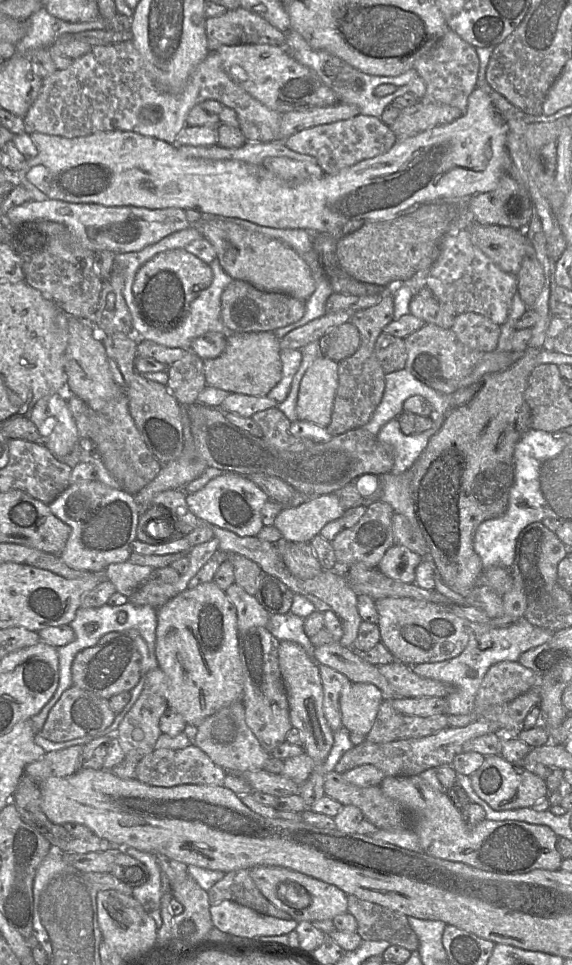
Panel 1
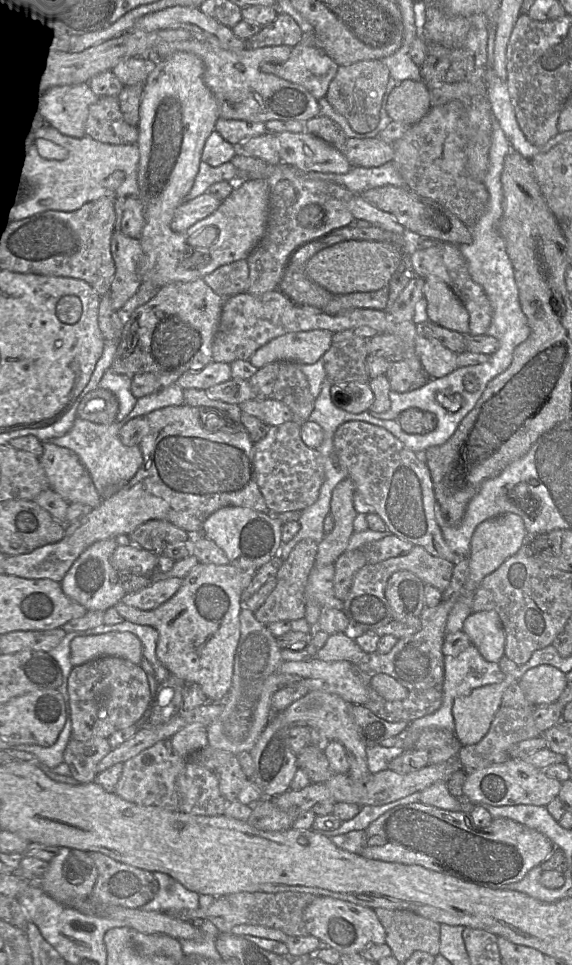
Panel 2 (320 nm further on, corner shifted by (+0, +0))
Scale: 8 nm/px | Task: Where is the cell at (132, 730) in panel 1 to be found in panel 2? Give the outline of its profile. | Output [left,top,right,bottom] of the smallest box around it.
[114,739,187,812]

